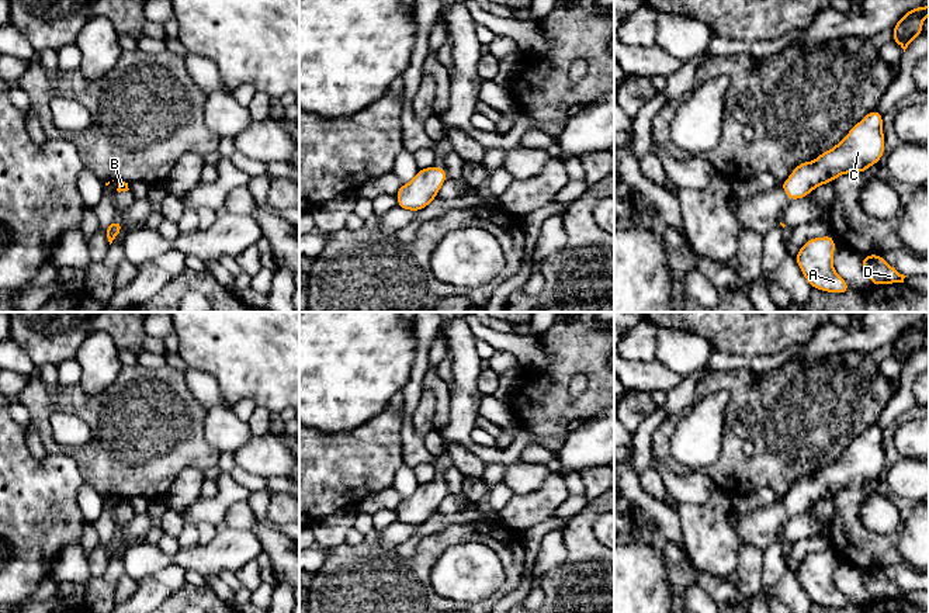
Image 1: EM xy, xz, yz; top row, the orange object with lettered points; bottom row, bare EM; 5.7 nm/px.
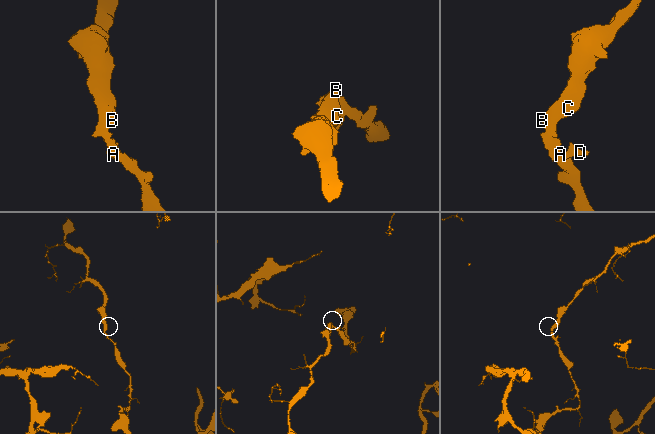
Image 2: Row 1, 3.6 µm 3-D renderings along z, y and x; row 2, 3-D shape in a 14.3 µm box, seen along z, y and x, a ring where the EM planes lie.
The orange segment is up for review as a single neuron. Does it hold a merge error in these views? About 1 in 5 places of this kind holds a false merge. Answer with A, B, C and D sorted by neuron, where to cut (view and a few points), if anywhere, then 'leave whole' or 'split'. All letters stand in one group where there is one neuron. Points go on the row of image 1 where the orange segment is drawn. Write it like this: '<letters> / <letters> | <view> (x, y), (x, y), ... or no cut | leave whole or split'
A B C D | no cut | leave whole

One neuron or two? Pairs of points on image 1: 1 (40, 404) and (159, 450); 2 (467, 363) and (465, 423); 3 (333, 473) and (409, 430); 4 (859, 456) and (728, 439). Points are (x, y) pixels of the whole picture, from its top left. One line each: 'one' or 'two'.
1: one
2: one
3: two
4: two

